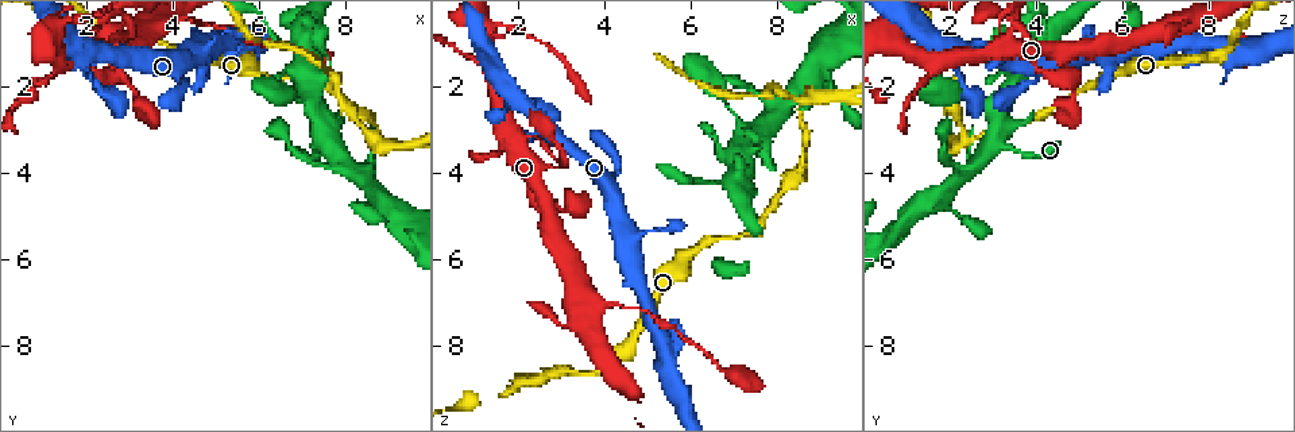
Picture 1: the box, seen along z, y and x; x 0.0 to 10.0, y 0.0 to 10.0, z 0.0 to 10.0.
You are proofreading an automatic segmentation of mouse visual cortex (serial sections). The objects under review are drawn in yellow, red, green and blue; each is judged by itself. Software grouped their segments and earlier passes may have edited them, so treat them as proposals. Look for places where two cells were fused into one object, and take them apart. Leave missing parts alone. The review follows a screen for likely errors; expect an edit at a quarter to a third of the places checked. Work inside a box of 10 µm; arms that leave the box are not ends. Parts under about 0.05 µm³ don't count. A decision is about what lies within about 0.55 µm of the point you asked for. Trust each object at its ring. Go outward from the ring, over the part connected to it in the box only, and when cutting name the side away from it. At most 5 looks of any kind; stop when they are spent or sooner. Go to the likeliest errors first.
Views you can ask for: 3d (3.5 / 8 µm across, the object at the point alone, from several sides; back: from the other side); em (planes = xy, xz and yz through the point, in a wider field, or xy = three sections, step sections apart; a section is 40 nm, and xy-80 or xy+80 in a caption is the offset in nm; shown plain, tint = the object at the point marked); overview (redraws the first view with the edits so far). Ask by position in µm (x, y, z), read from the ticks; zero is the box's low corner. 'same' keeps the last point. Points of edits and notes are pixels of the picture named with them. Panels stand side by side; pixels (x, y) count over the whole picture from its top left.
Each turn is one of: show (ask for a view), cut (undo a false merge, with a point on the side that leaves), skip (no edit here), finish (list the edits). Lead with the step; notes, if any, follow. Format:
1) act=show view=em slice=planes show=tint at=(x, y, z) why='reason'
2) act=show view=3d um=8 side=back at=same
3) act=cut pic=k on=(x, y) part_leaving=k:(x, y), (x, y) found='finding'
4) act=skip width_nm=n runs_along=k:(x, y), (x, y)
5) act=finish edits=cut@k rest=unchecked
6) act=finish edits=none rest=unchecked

act=show view=em slice=xy step=1 show=tint at=(3.10, 0.70, 3.60) why='abrupt turn'

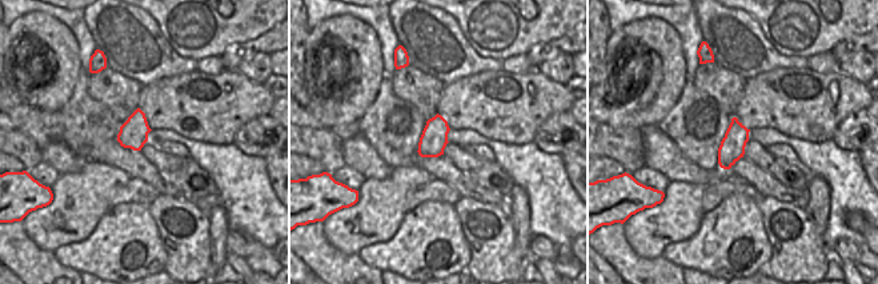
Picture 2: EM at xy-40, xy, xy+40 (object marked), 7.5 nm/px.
act=show view=3d um=3.5 at=same why='see where the arms go'

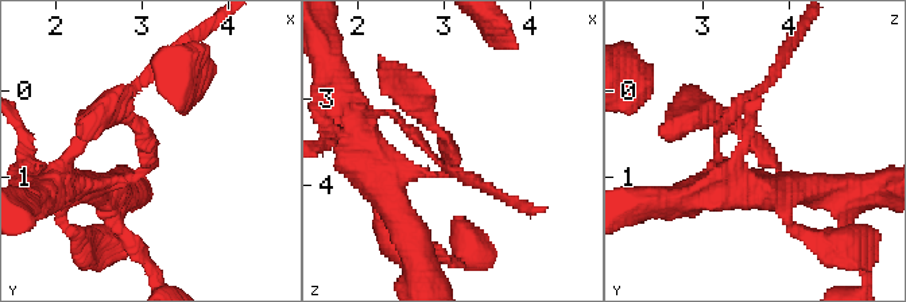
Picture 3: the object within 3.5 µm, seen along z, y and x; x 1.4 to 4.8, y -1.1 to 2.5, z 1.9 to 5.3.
act=skip width_nm=200 runs_along=3:(794, 188), (777, 184), (728, 117), (697, 113) found='one cell here'

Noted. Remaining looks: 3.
act=show view=3d um=3.5 at=(8.55, 3.30, 2.35)

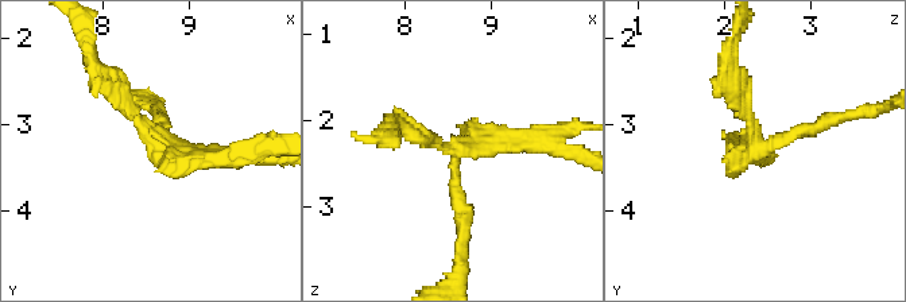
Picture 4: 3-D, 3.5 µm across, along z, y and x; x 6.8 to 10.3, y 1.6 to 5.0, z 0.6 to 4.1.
act=show view=em slice=xy step=5 show=tint at=(8.55, 3.25, 2.35) arms=3 arm_widths_nm=150,200,200

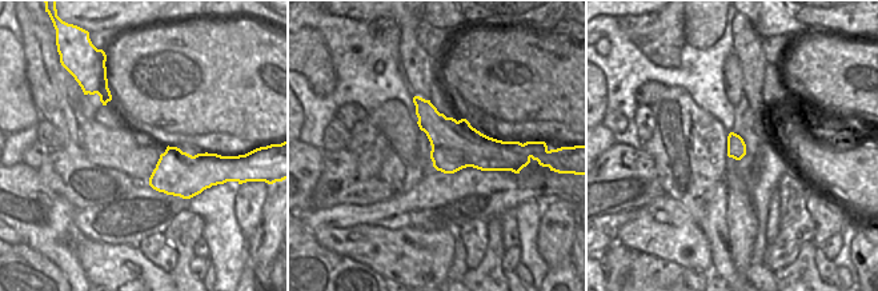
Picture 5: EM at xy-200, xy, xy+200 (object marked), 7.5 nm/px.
act=cut pic=4 on=(747, 104) border=5:(432, 147), (454, 148), (469, 166) found='a second cell is stuck on'

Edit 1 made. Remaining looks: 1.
act=finish edits=cut@4 rest=unchecked

